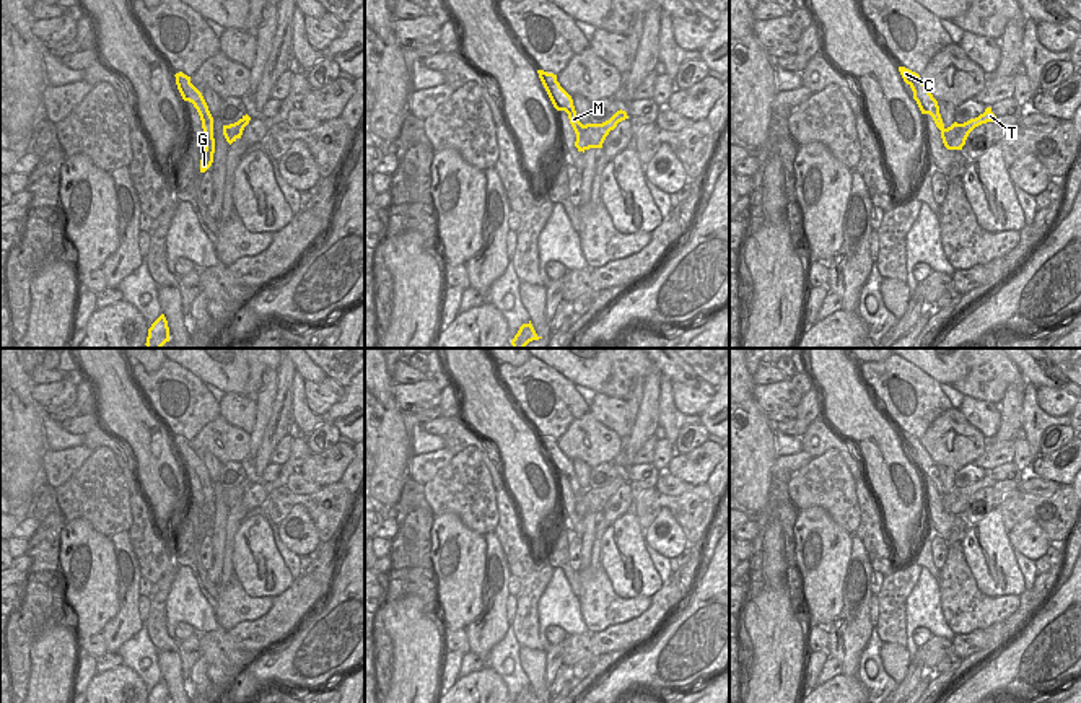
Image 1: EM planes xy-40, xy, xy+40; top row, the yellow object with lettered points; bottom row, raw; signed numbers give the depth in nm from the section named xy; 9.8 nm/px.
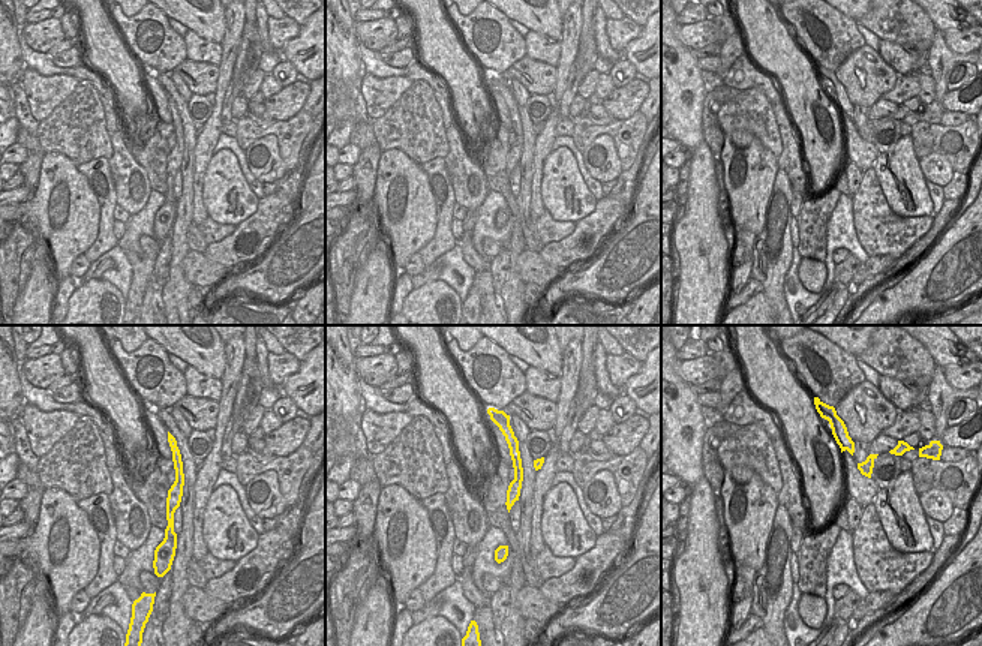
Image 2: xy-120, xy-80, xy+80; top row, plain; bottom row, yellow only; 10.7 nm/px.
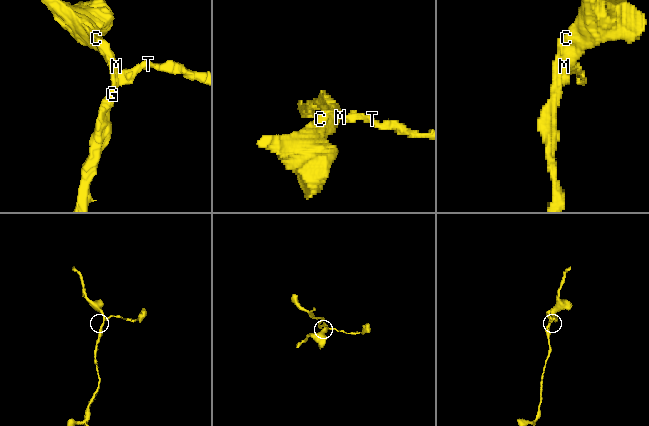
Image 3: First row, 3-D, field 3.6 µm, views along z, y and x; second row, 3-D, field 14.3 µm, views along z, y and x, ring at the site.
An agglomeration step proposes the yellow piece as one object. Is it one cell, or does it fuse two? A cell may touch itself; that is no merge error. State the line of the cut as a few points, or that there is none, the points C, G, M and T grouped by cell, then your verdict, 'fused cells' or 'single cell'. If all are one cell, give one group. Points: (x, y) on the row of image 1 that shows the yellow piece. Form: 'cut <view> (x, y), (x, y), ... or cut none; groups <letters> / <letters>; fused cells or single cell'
cut xy (585, 126), (575, 132); groups C G M / T; fused cells

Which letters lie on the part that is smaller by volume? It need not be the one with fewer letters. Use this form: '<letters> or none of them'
T

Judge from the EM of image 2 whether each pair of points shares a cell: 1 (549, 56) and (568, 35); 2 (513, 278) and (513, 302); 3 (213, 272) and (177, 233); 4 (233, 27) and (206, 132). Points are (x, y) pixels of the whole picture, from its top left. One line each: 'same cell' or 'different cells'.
1: different cells
2: same cell
3: different cells
4: same cell

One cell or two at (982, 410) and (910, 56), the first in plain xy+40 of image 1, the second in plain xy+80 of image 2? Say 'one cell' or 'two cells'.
one cell

